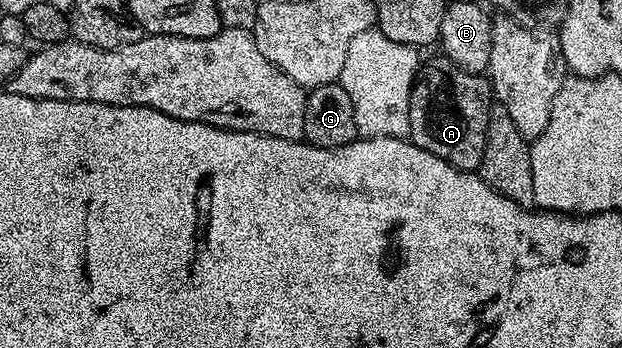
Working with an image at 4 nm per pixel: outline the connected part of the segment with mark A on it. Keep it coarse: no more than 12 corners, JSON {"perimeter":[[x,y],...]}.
{"perimeter":[[421,68],[408,137],[459,169],[479,170],[492,82]]}

